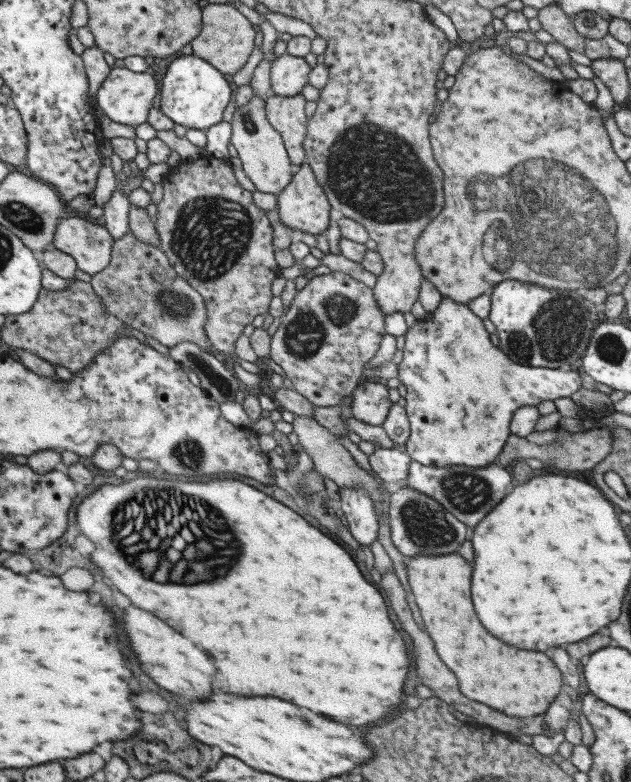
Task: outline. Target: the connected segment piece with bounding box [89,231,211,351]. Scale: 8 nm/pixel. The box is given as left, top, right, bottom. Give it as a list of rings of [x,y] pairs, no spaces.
[[[127,231],[112,242],[110,262],[101,272],[91,276],[89,283],[109,315],[145,336],[155,338],[167,348],[189,341],[204,351],[211,351],[202,328],[206,320],[203,299],[177,276],[158,246],[141,242]]]

